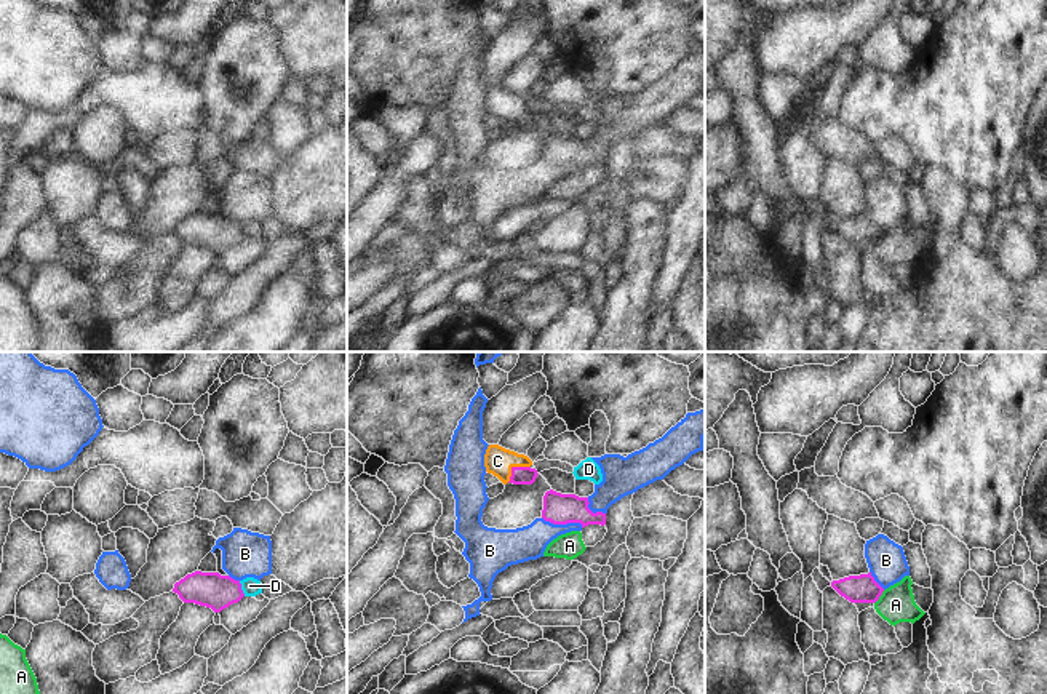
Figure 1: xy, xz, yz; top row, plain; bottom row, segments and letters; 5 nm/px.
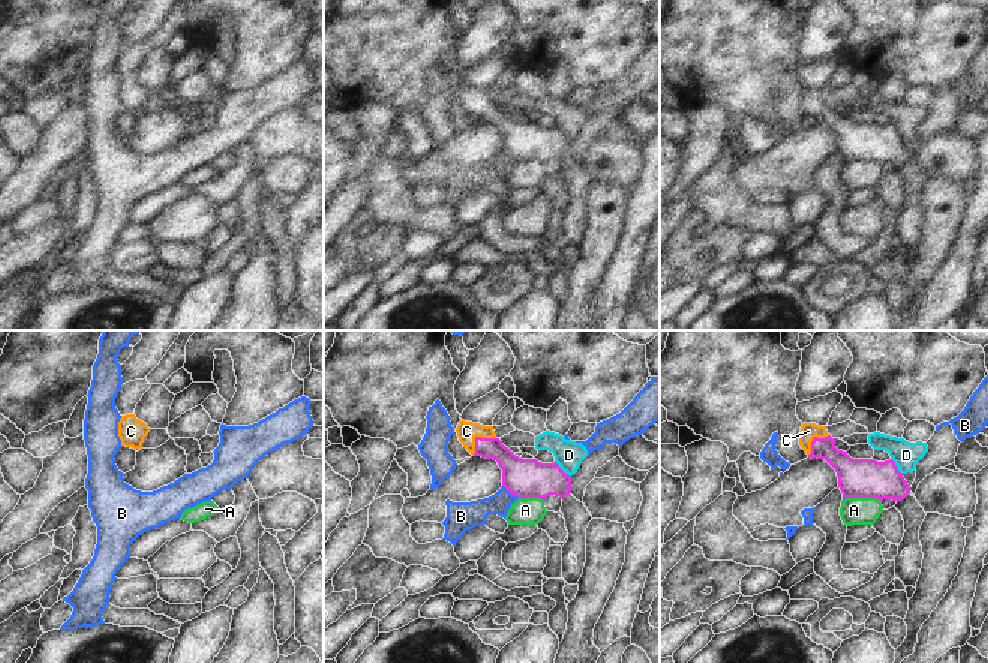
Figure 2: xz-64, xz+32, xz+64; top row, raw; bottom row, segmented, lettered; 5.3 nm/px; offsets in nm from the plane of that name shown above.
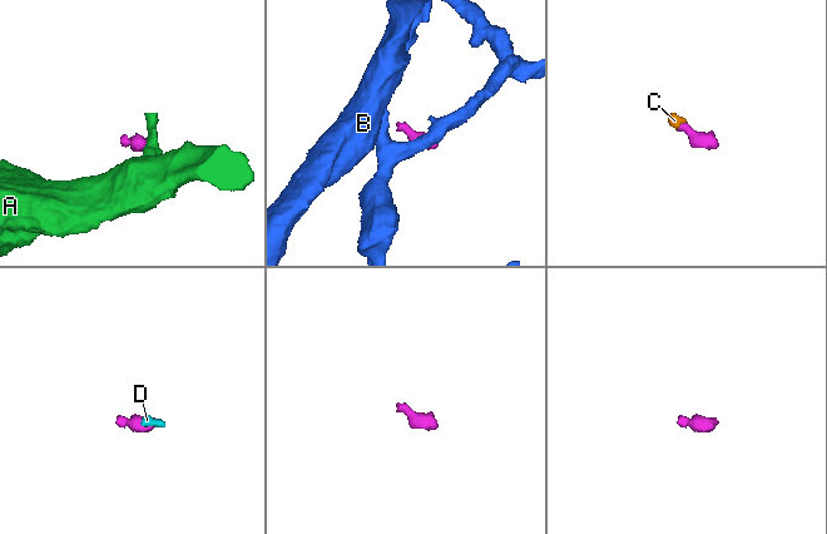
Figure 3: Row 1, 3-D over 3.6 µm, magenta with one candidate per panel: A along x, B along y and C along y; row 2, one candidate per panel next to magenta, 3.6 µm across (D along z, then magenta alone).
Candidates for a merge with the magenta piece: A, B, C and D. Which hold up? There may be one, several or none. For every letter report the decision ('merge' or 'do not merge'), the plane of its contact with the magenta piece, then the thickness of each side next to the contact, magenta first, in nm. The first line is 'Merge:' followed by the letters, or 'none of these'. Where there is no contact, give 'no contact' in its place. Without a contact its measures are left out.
Merge: C
A: do not merge; meets magenta in yz; 140 nm thick on the magenta side, 180 nm on the other
B: do not merge; meets magenta in xz; 160 nm thick on the magenta side, 170 nm on the other
C: merge; meets magenta in xz; 100 nm thick on the magenta side, 140 nm on the other
D: do not merge; meets magenta in xy; 180 nm thick on the magenta side, 90 nm on the other

